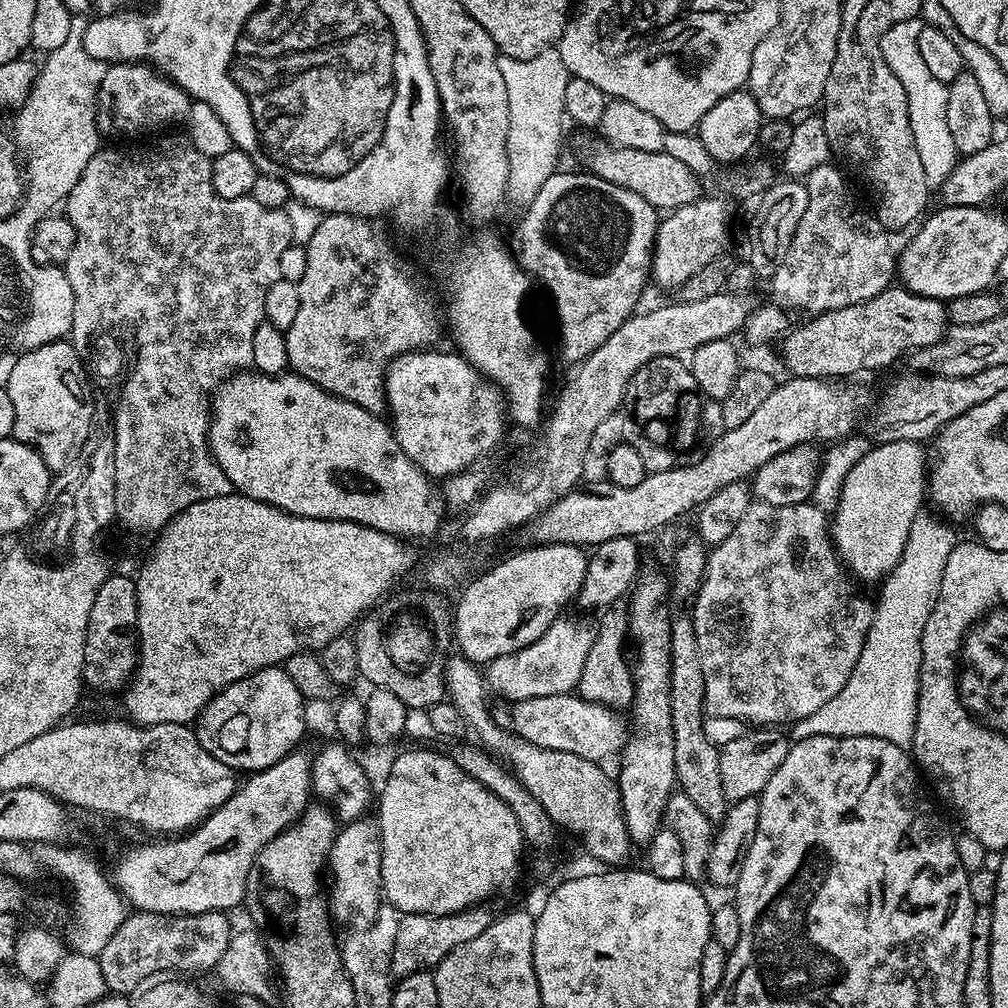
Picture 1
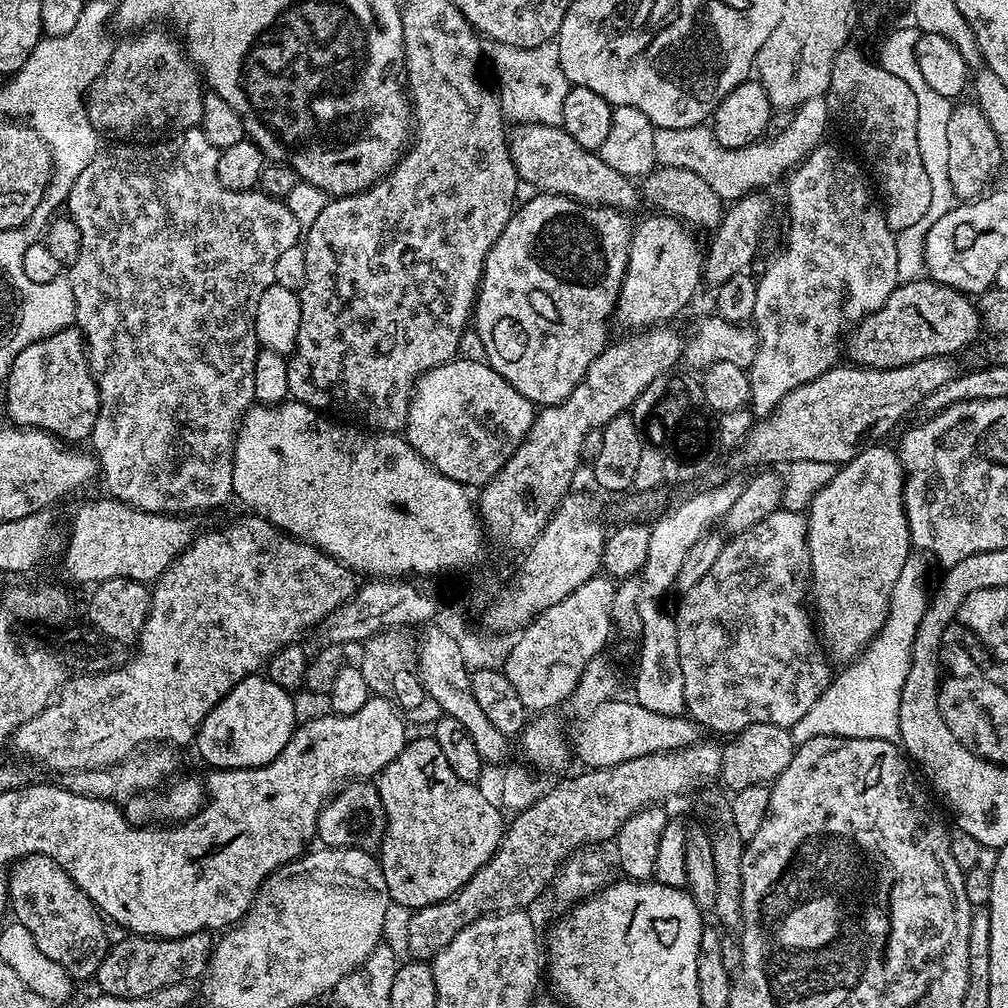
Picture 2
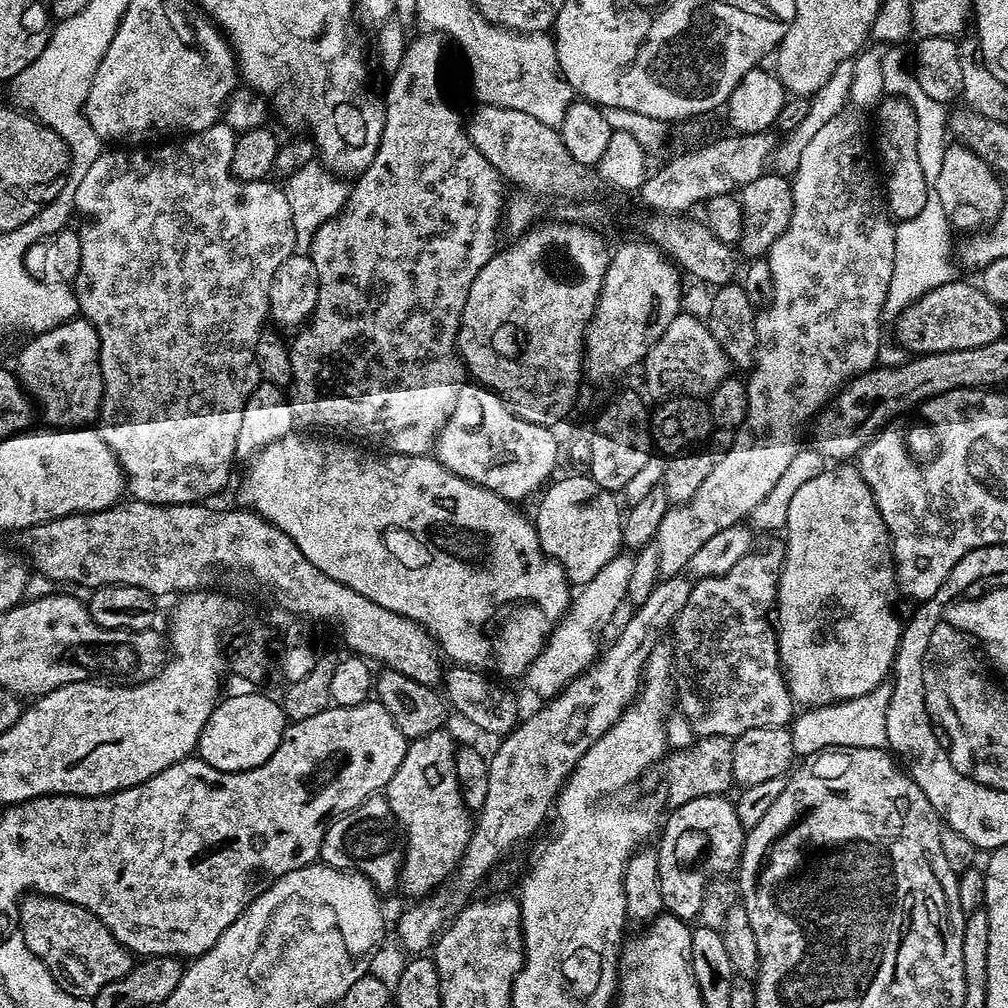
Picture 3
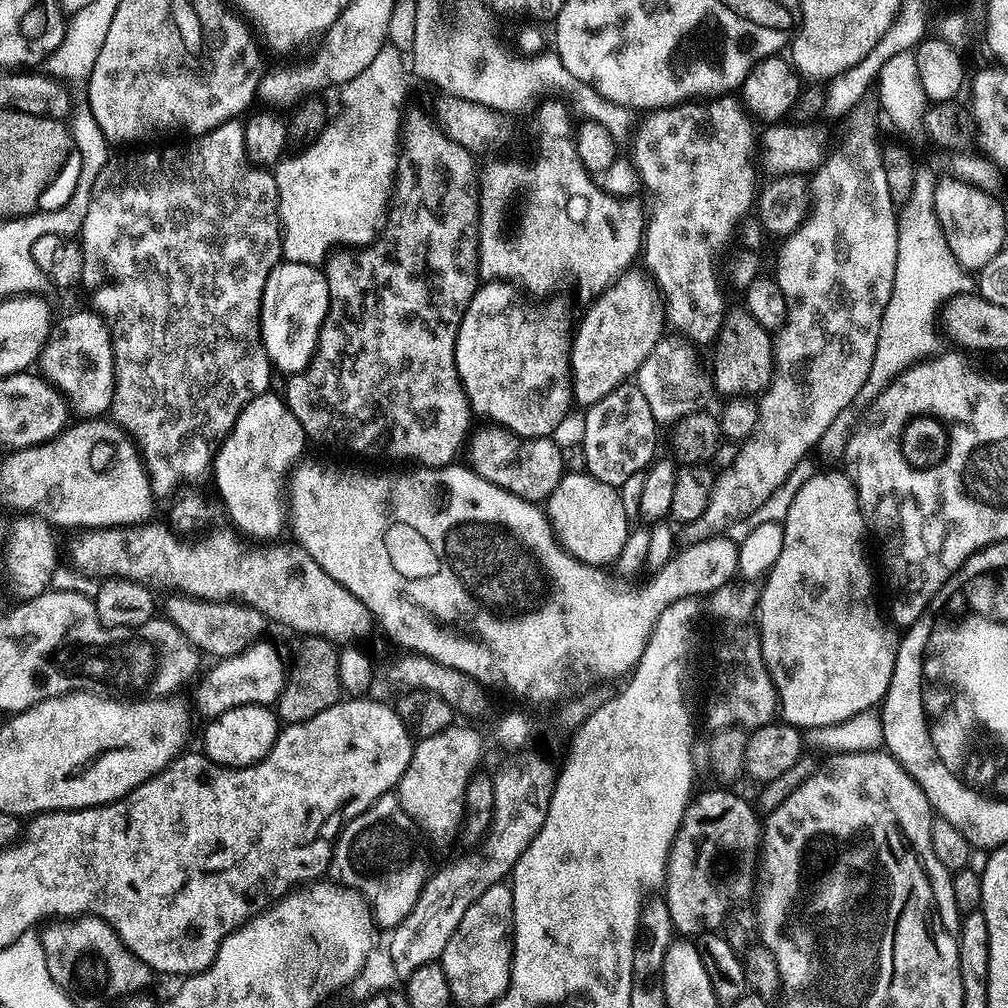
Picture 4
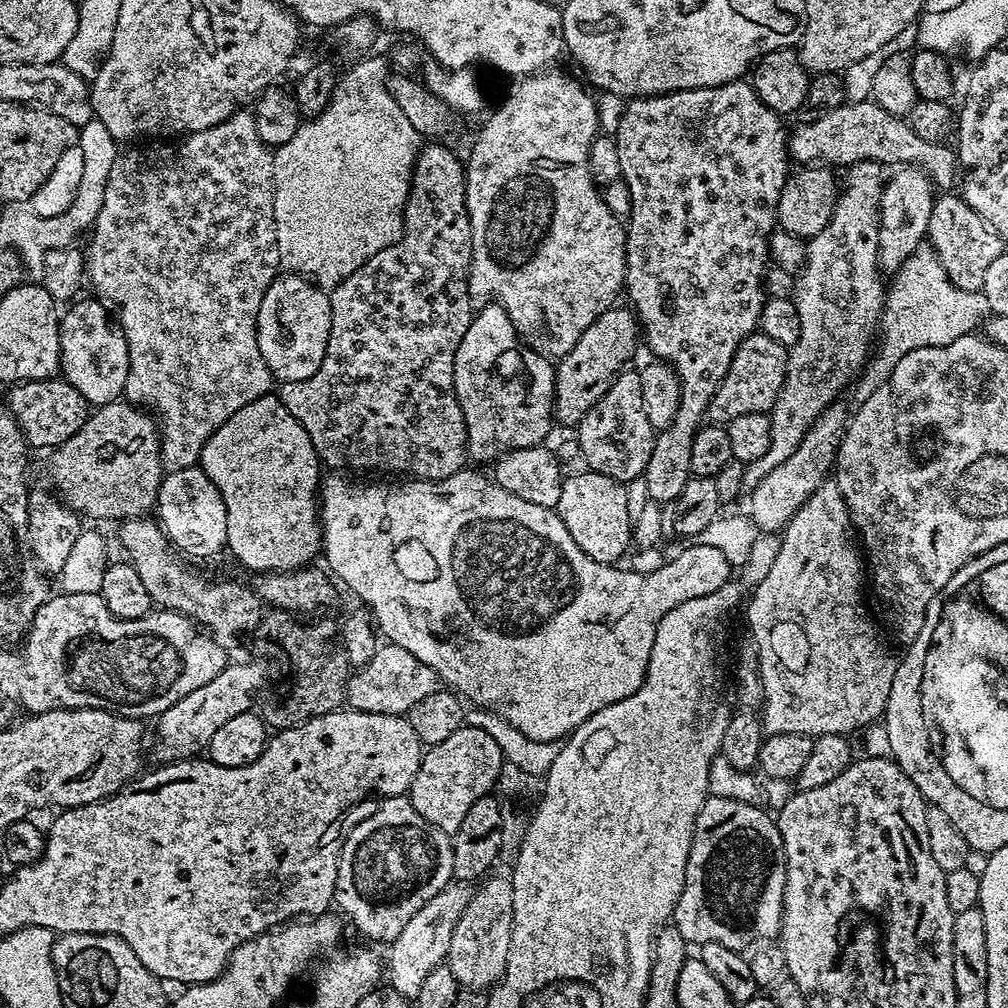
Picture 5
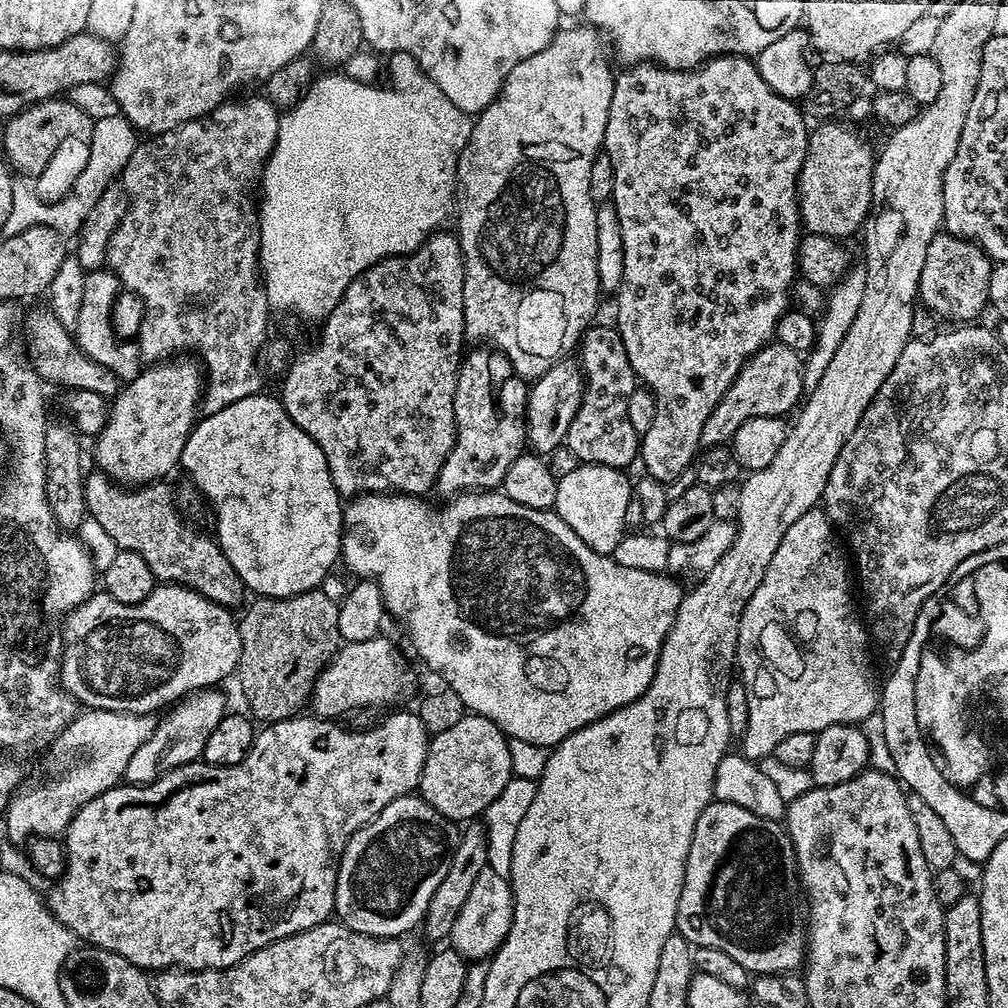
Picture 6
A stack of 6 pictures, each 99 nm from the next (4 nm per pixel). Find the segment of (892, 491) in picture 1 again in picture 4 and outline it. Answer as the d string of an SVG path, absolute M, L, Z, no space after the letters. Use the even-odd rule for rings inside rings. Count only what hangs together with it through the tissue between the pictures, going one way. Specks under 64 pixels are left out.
M824 470L813 474L806 486L794 494L794 502L790 502L790 510L786 514L782 525L784 528L784 541L782 552L774 562L771 571L767 573L768 585L760 596L760 650L764 654L764 664L768 667L768 673L772 676L772 682L776 686L778 697L778 712L783 723L792 724L801 730L825 728L830 724L840 724L843 720L849 720L859 712L875 709L883 701L888 692L890 678L894 674L894 658L900 649L901 637L897 629L891 623L886 622L886 616L876 609L876 600L872 597L872 591L876 588L876 580L872 577L872 564L868 561L868 548L864 545L864 528L866 532L866 517L860 507L860 499L856 493L856 485L852 483L851 475L847 471Z

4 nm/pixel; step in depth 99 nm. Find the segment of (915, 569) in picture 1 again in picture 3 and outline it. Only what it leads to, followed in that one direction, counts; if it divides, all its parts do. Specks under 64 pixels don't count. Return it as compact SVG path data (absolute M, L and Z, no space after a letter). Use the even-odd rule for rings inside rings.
M883 682L872 692L853 700L842 700L839 704L821 704L809 707L791 721L790 731L797 757L814 756L825 750L847 750L849 748L888 748L886 734L886 710L890 706L892 685Z

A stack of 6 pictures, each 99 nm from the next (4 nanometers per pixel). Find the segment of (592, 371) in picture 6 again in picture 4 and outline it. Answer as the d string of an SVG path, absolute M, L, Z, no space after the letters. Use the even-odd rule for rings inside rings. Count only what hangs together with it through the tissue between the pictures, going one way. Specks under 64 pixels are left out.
M636 383L619 384L614 391L606 394L606 398L587 405L585 412L588 413L584 416L582 445L586 454L588 475L598 478L598 482L606 482L610 486L620 488L628 478L639 472L644 472L653 463L654 457L657 455L655 452L658 425L654 414L650 414L650 405L646 402L642 390Z

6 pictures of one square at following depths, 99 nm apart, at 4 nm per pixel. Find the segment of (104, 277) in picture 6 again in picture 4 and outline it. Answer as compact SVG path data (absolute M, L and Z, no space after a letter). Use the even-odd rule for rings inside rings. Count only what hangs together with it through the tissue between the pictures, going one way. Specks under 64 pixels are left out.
M91 310L72 312L55 321L40 352L39 375L53 384L80 418L100 418L111 409L114 394L114 354L108 323Z

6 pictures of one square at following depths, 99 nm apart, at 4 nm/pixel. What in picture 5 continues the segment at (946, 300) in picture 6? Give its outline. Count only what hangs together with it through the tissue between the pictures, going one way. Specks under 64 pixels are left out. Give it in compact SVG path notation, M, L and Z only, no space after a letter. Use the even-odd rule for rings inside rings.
M948 192L933 201L927 226L929 245L935 250L956 288L966 292L979 292L985 284L986 269L1001 256L1006 246L985 220L959 195Z

